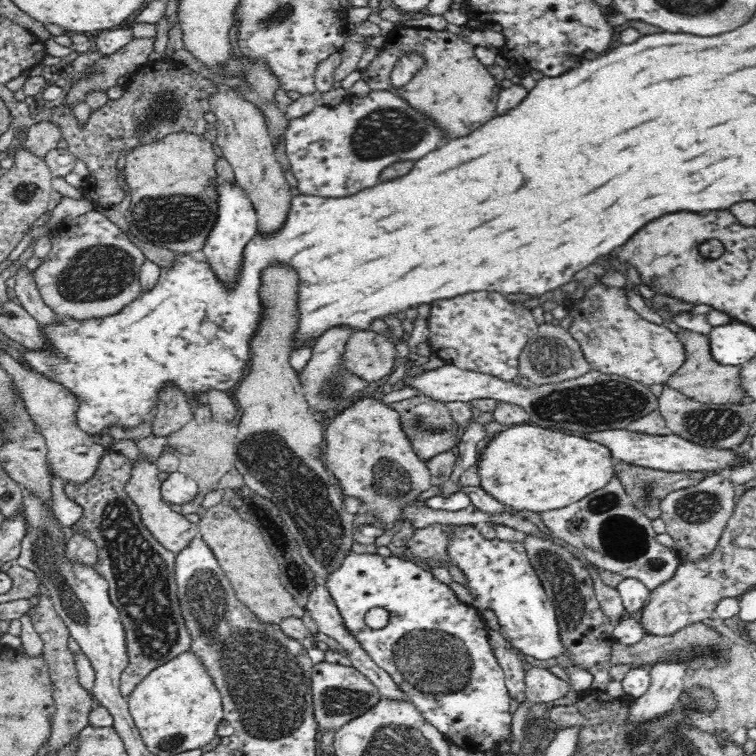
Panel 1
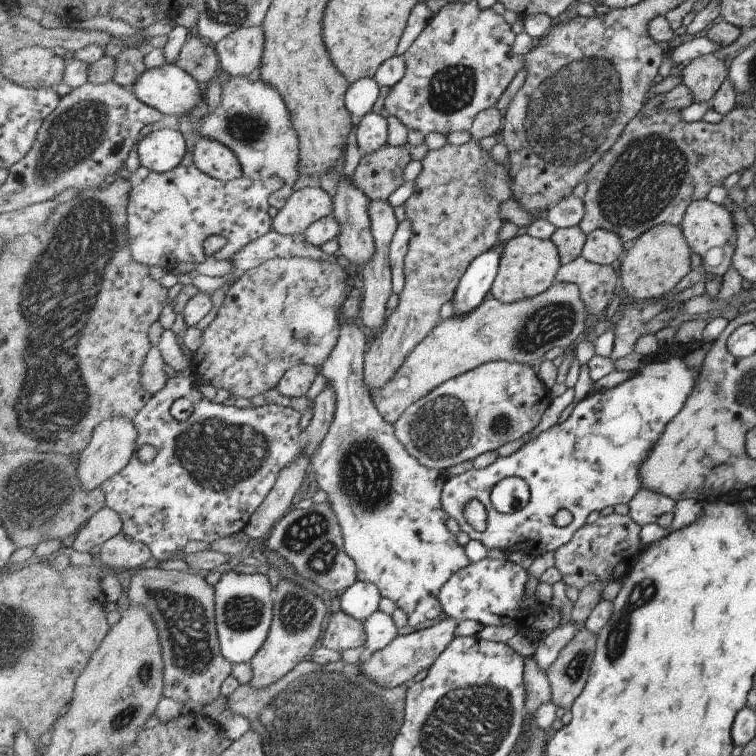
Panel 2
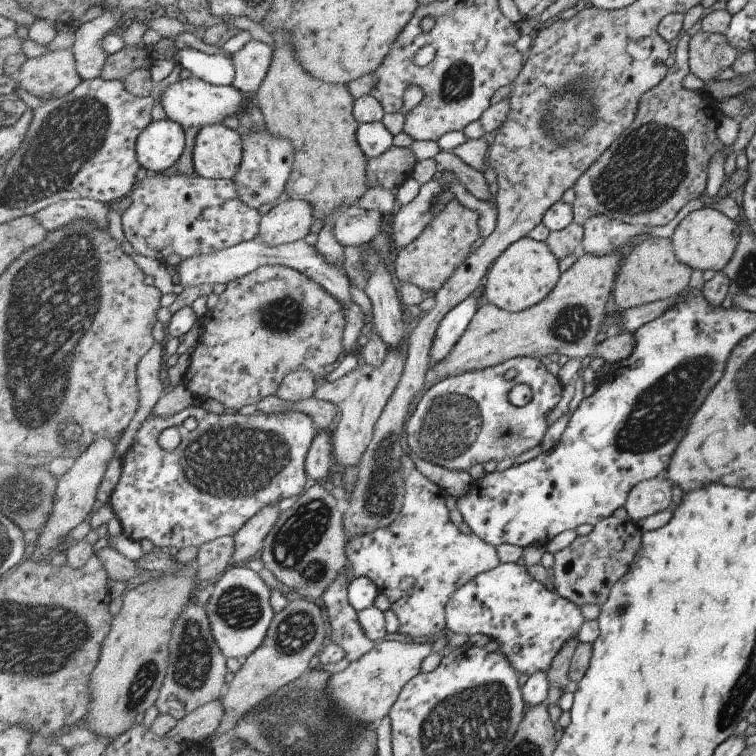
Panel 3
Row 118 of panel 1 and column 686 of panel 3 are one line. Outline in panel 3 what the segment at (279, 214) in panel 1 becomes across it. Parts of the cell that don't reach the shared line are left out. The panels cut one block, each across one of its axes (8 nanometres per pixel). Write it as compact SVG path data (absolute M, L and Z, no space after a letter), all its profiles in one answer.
M702 207L689 213L676 226L672 235L674 241L674 251L683 264L699 269L722 271L730 263L738 244L738 225L736 222L725 216L723 212L715 208Z

